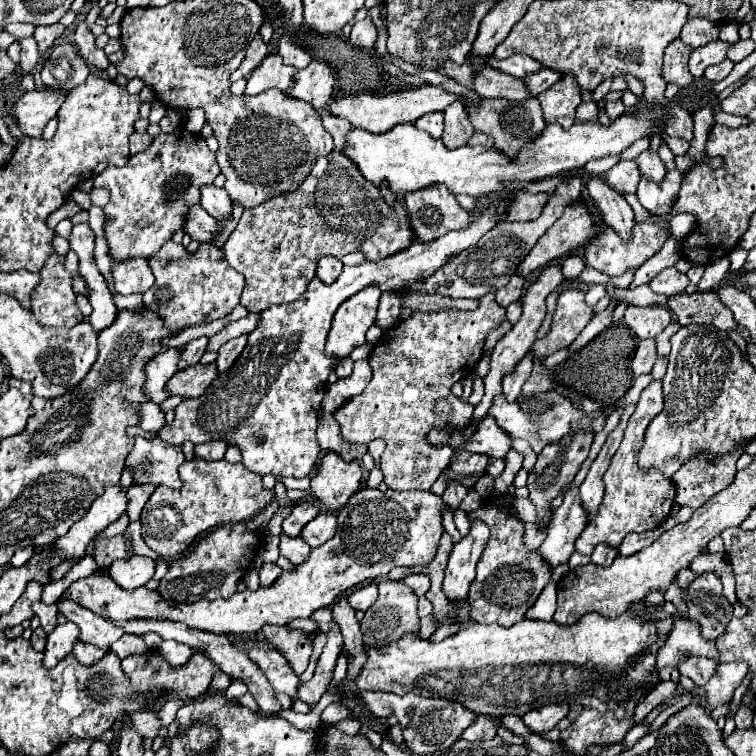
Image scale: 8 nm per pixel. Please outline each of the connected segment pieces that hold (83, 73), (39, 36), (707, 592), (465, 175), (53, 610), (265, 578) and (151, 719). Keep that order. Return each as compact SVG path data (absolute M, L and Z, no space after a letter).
M59 44L53 46L49 52L49 58L45 60L41 68L43 82L51 88L61 88L61 90L73 90L75 82L85 82L89 76L89 66L85 60L81 60L75 44Z
M53 24L53 26L37 26L35 28L35 40L37 40L37 44L39 44L39 52L41 54L45 54L51 46L53 46L53 42L63 34L63 24Z
M705 572L691 582L685 590L685 602L689 606L689 618L699 622L705 640L713 642L725 634L725 628L733 618L733 606L723 596L723 586L715 572Z
M641 104L639 108L625 112L621 118L603 126L599 122L575 122L569 130L563 130L557 124L547 124L545 132L537 140L525 144L517 158L509 158L497 148L485 146L461 146L455 150L445 148L441 140L431 138L427 132L419 130L415 124L397 124L385 134L373 134L353 128L346 136L347 146L342 150L359 172L381 186L387 182L389 190L395 194L415 192L429 188L433 184L445 184L453 194L469 194L473 198L493 196L503 190L503 182L537 182L563 172L583 168L591 158L603 158L607 154L621 154L635 140L655 134L655 108Z
M35 602L33 604L33 612L39 616L39 620L41 620L41 628L49 634L49 632L53 632L55 630L55 626L57 626L57 604L45 604L45 602Z
M263 564L263 568L259 570L261 576L261 586L271 586L279 576L281 576L281 568L277 564Z
M137 712L129 716L133 722L133 730L137 730L145 738L155 738L159 734L161 722L157 718L157 712Z

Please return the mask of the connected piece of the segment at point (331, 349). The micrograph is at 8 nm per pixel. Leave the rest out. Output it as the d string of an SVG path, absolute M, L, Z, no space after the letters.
M367 286L337 308L327 336L327 356L345 358L353 348L365 344L365 332L375 322L379 296L381 292L377 292L377 286Z

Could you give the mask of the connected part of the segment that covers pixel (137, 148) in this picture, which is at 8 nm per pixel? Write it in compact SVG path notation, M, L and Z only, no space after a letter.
M145 132L145 134L131 134L131 154L137 154L137 152L143 152L145 148L149 148L149 144L153 142L153 138Z

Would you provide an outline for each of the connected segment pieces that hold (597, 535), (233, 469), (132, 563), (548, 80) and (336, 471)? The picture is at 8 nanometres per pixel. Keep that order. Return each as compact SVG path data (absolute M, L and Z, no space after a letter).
M651 382L641 392L637 408L635 408L635 412L633 412L633 416L629 420L629 426L625 430L625 438L621 442L621 448L613 456L611 466L609 466L609 470L603 476L605 496L603 496L603 502L599 506L599 510L597 510L597 516L589 522L589 526L581 532L581 536L575 542L575 548L577 548L579 554L591 556L593 548L597 544L601 544L601 542L617 548L629 532L653 530L653 528L661 526L669 518L669 512L671 512L671 508L675 504L673 480L661 476L661 472L657 472L655 468L641 470L639 464L637 464L637 452L641 450L645 428L651 424L651 420L661 410L663 410L661 382Z
M191 460L179 468L183 488L171 489L158 485L141 512L141 536L145 544L163 558L175 558L183 554L193 540L213 526L235 524L251 520L267 504L271 504L275 492L263 490L261 476L249 472L243 464L229 464L225 460L205 462Z
M133 556L131 560L117 560L109 568L109 576L127 590L145 586L155 574L155 562L151 558Z
M541 68L539 72L529 74L529 76L525 78L525 86L529 86L529 94L535 98L535 96L539 96L541 92L549 90L549 88L553 86L553 82L557 82L559 78L561 78L561 74L555 74L555 72L551 72L551 70L547 70L547 68Z
M327 452L317 474L311 478L311 492L323 508L335 512L347 504L353 492L359 490L363 468L357 460L345 462L339 454Z

